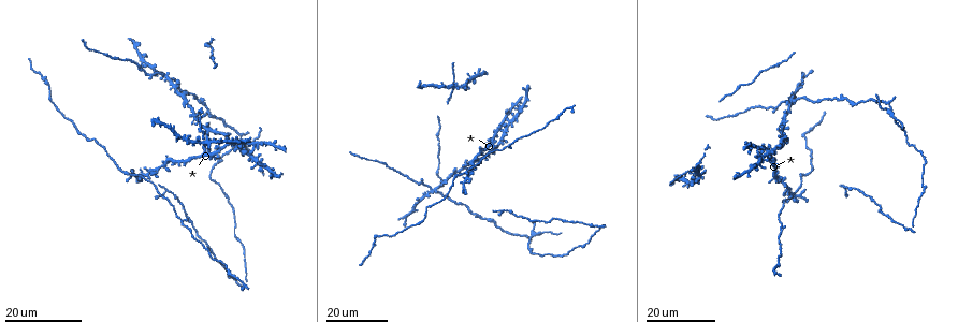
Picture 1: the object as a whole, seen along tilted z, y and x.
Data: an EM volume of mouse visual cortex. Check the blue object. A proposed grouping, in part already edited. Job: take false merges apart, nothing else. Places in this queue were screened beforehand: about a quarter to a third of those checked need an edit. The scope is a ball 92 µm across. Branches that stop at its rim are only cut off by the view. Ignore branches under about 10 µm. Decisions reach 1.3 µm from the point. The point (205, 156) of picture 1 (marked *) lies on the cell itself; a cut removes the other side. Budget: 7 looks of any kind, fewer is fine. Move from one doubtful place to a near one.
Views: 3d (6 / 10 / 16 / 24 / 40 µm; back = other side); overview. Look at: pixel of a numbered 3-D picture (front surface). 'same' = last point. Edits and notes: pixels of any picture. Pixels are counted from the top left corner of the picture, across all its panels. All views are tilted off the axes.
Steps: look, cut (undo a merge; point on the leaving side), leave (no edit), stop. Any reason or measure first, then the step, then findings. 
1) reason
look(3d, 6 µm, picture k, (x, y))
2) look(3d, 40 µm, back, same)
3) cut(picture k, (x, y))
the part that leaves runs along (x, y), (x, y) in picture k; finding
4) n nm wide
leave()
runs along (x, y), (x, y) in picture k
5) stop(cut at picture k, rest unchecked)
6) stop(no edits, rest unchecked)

four-way junction
look(3d, 16 µm, picture 1, (138, 173))

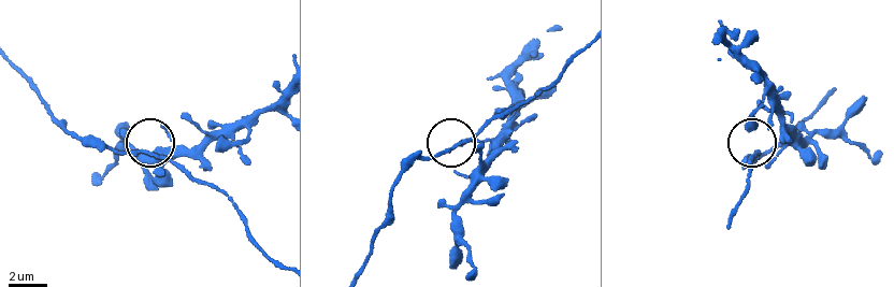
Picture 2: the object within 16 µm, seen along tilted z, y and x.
look(3d, 6 µm, picture 2, (156, 155))

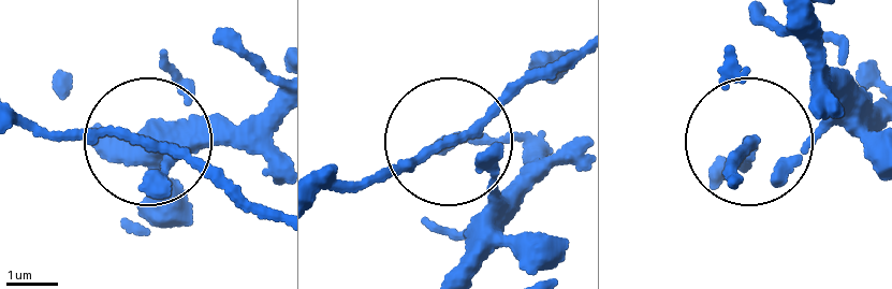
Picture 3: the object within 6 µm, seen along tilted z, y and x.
4 arms
leave()
runs along (277, 97), (163, 173), (156, 144), (264, 210) in picture 3; one cell here

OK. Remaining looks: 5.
four or more arms meet
look(3d, 24 µm, picture 1, (198, 140))

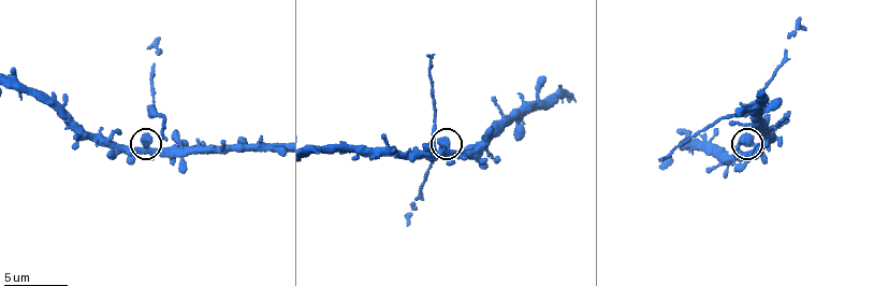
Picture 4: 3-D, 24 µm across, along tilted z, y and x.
look(3d, 10 µm, picture 4, (752, 141))

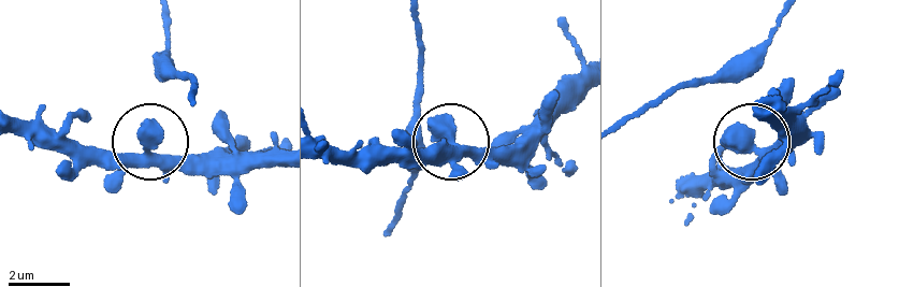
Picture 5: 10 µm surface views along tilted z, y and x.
420 nm wide
leave()
all the same cell

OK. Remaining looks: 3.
four-way junction
look(3d, 24 µm, picture 1, (511, 121))

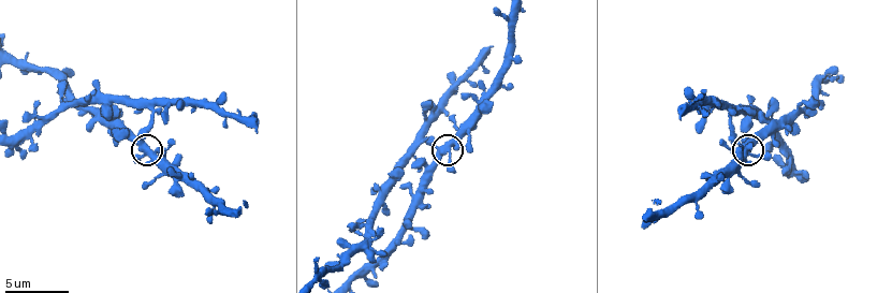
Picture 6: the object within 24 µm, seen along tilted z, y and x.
look(3d, 10 µm, picture 6, (435, 146))

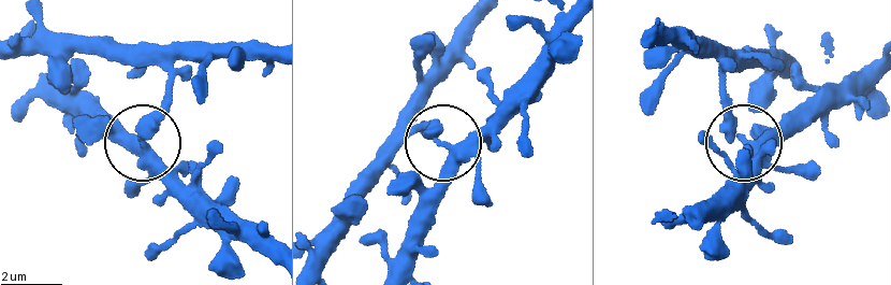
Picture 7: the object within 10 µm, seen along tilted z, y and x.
350 nm wide
leave()
runs along (316, 269), (402, 242), (486, 89) in picture 7; one cell here

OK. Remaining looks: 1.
stop(no edits, rest unchecked)

